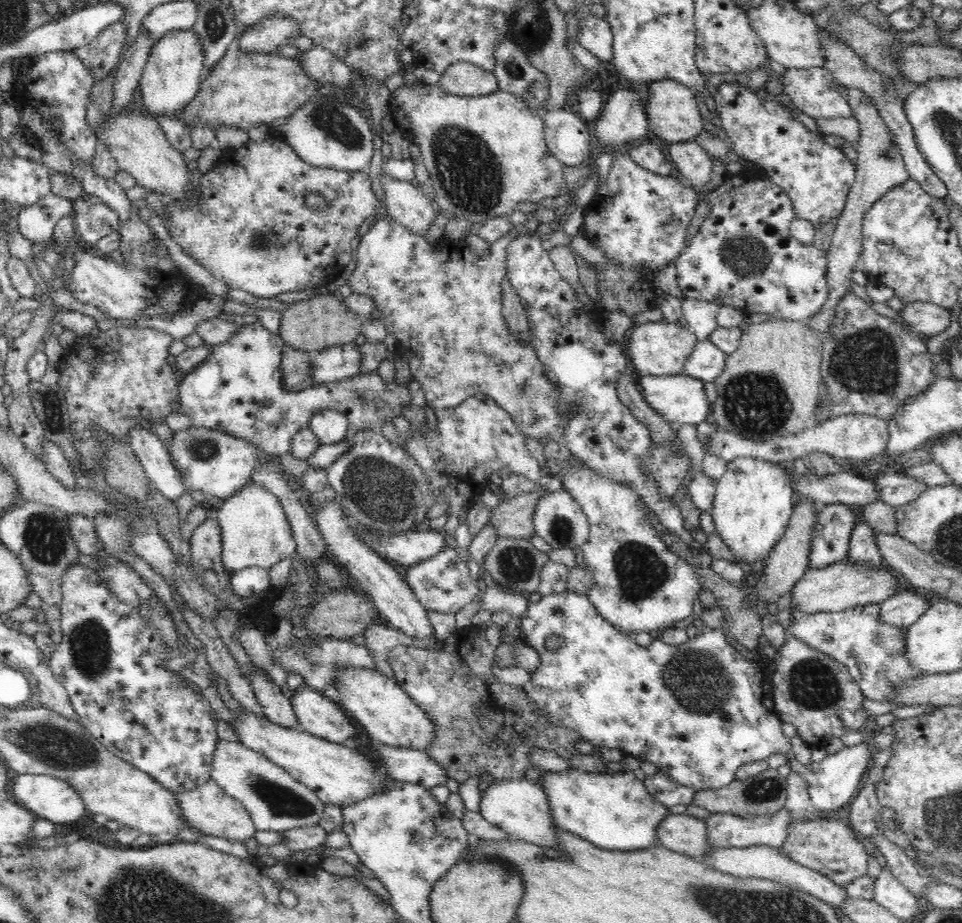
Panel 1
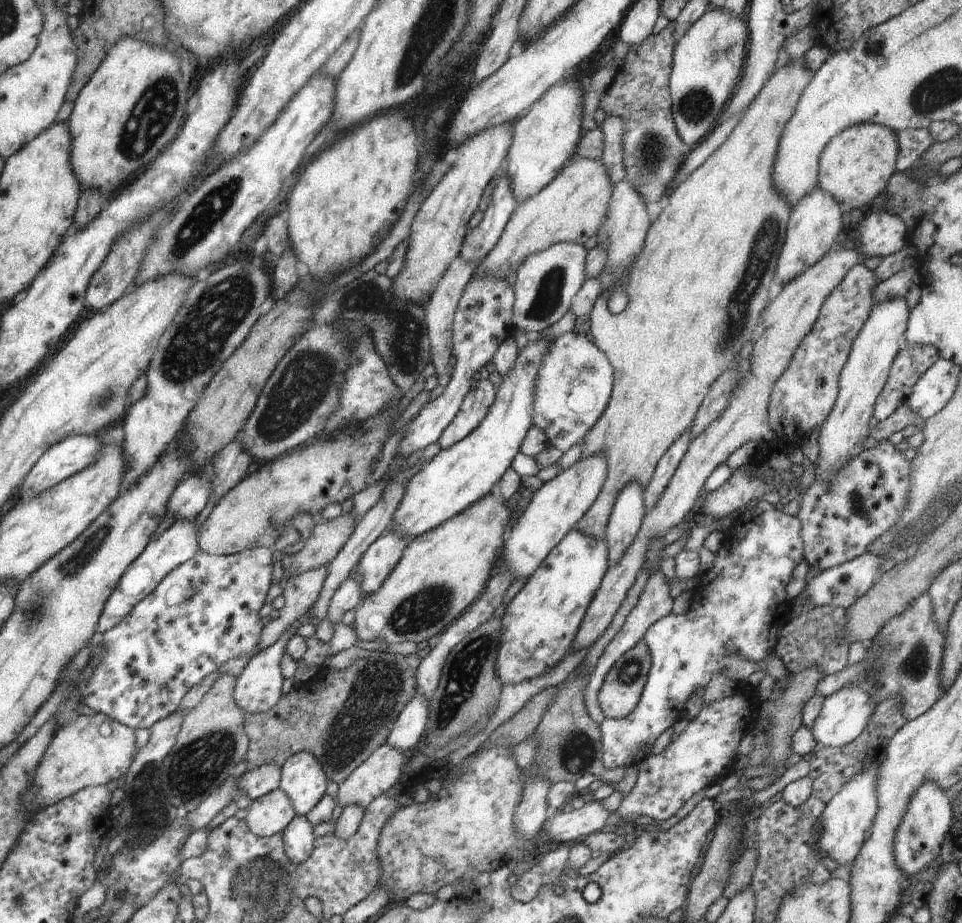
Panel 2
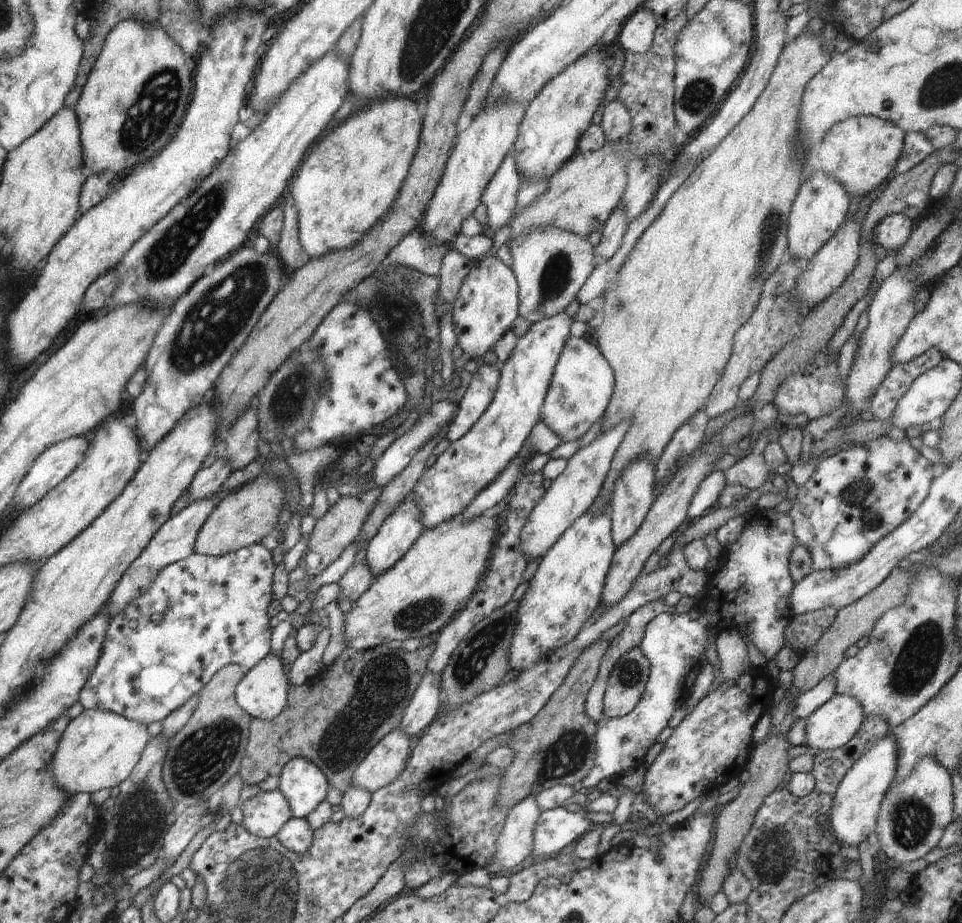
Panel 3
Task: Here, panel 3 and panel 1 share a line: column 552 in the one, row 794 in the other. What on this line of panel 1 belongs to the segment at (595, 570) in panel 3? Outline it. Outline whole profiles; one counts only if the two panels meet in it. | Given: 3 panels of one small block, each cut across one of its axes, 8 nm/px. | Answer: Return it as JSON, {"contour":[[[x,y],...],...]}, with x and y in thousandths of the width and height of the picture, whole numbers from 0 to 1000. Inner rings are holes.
{"contour":[[[597,832],[568,835],[560,853],[571,865],[575,892],[584,899],[635,922],[665,922],[686,917],[683,895],[695,882],[695,874],[684,869],[657,834],[632,837]]]}

